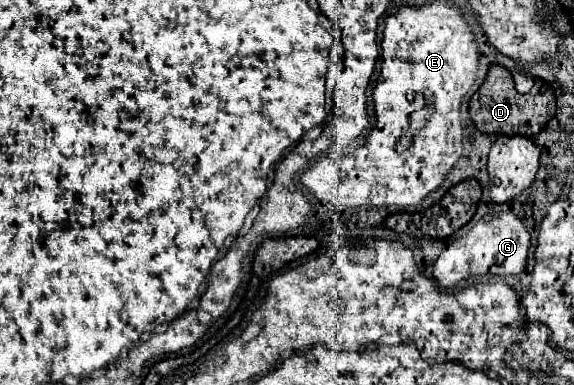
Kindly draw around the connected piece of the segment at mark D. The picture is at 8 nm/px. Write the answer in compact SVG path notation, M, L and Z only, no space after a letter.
M496 63L490 65L484 83L470 99L470 117L474 125L482 133L492 133L492 135L534 137L554 115L556 115L556 101L554 101L554 91L548 83L536 79L532 89L522 95L514 87L512 73Z

